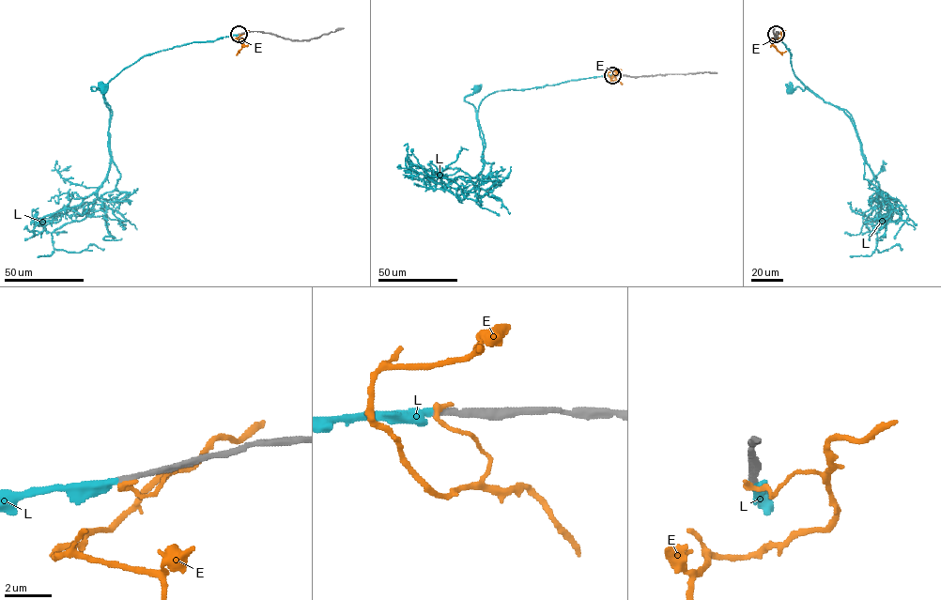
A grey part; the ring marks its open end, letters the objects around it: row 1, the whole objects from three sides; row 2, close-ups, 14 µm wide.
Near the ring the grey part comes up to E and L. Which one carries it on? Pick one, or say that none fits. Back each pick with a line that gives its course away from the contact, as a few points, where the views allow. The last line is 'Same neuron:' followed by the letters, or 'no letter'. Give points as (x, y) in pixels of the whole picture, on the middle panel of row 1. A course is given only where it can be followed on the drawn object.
L: it runs (612, 75), (493, 92), (482, 100), (476, 116), (475, 108), (464, 99), (476, 87)
Same neuron: L

